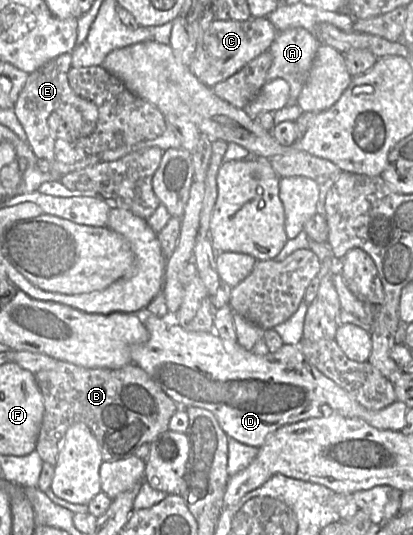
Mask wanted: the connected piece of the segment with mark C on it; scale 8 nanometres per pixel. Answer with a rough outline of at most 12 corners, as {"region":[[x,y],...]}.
{"region":[[266,17],[198,25],[189,69],[213,87],[268,51]]}

